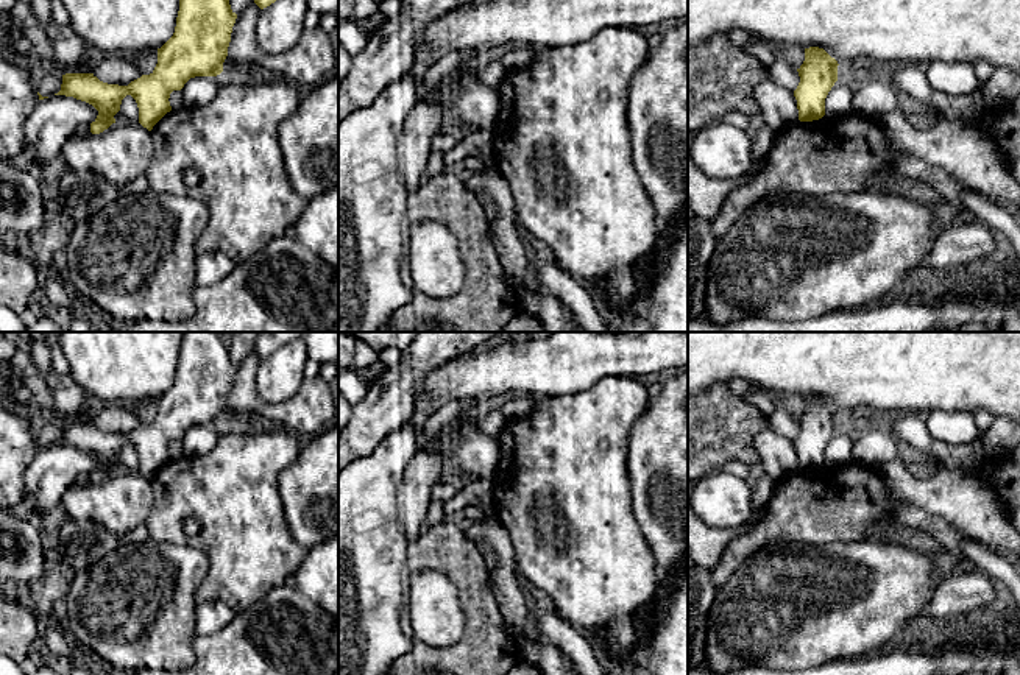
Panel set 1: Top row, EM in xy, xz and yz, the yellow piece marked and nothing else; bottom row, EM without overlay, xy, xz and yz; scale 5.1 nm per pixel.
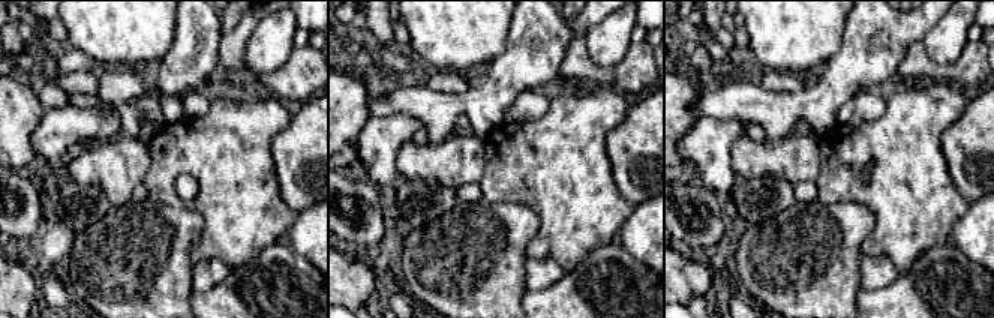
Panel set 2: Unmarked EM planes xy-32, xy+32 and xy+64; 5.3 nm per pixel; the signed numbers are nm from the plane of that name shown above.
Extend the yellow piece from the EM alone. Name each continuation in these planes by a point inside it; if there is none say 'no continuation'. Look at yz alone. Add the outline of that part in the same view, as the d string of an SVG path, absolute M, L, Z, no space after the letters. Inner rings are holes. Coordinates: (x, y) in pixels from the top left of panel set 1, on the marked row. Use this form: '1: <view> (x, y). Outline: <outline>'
no continuation

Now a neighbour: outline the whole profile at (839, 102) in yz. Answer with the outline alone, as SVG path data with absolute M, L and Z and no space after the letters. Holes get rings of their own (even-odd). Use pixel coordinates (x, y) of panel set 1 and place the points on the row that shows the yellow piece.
M838 78L825 98L825 117L841 117L853 112L856 81Z

